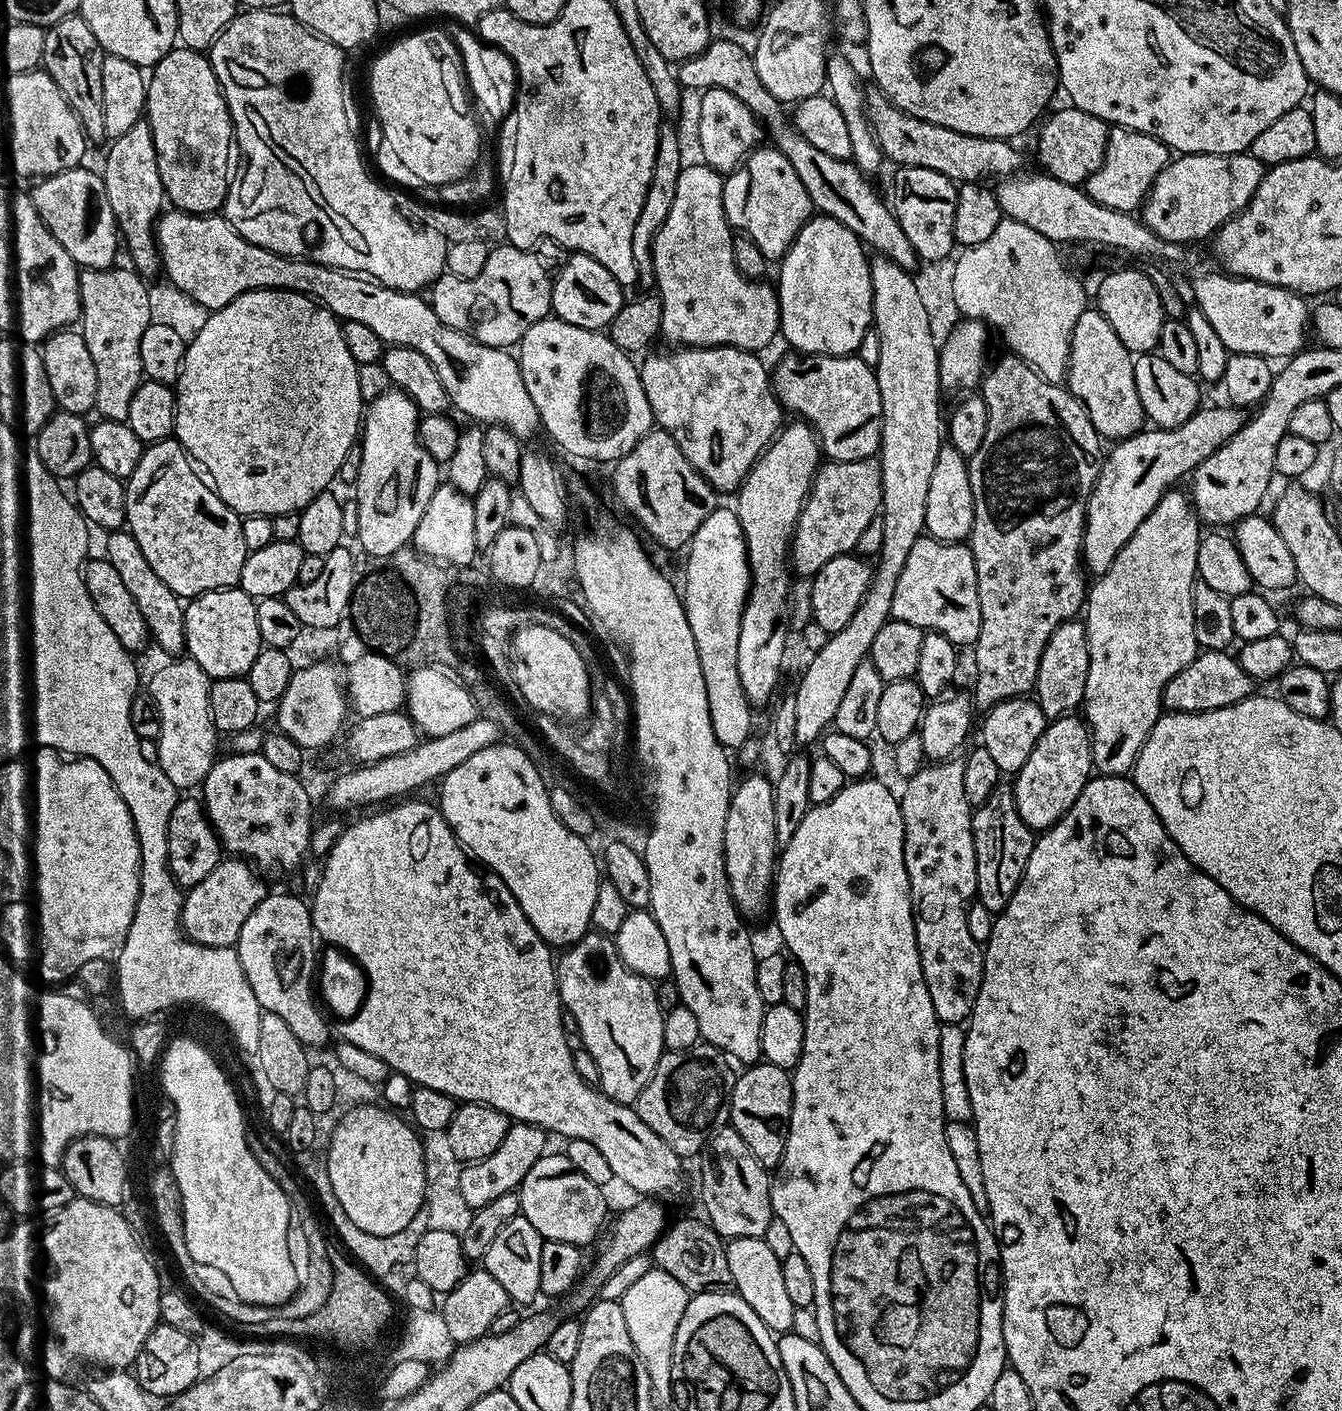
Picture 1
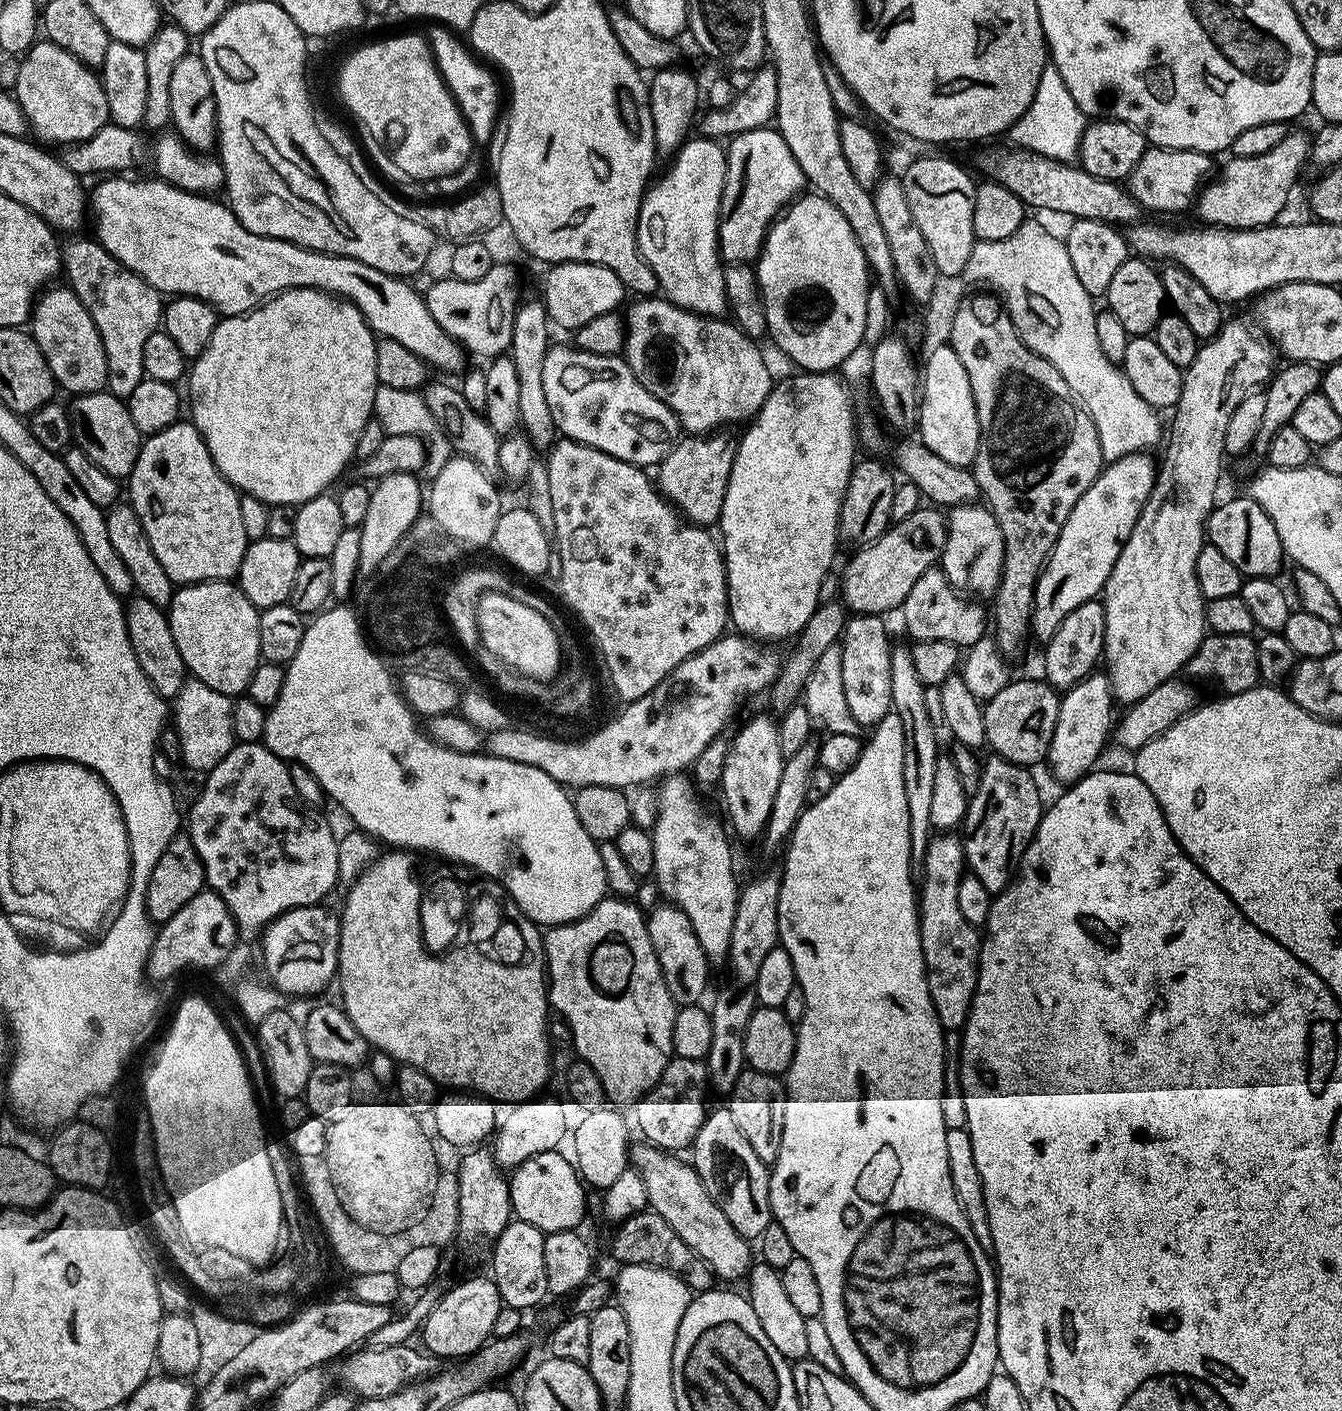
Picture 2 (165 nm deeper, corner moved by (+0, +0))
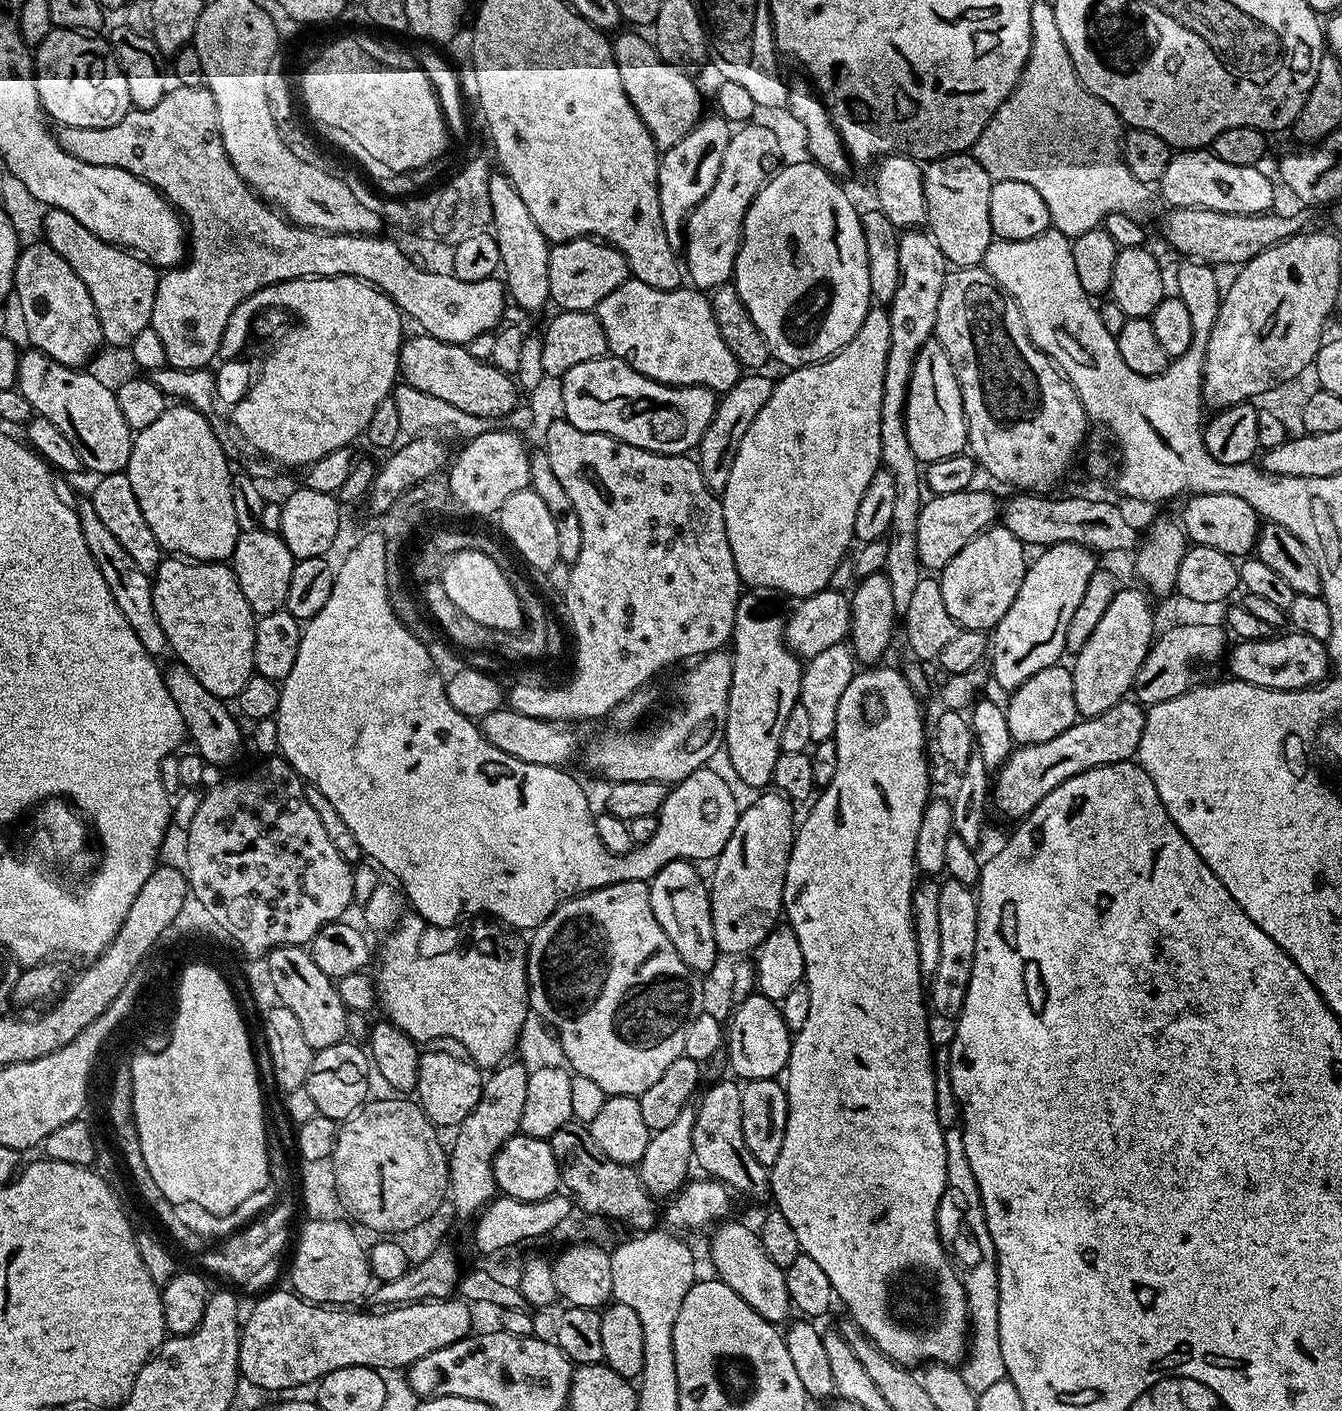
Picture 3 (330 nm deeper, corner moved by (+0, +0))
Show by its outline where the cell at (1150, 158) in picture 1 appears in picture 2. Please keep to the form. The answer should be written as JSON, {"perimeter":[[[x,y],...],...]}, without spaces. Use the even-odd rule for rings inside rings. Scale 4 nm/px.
{"perimeter":[[[1149,146],[1138,158],[1138,166],[1130,170],[1126,187],[1130,195],[1140,203],[1141,209],[1152,212],[1184,212],[1193,207],[1201,188],[1209,179],[1213,157],[1206,152],[1174,150]]]}

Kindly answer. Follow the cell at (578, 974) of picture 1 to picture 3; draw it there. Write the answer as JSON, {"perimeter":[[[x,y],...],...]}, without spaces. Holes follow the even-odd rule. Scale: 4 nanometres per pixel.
{"perimeter":[[[642,881],[618,882],[605,888],[596,888],[593,892],[583,892],[565,904],[559,904],[542,922],[539,928],[531,933],[528,949],[528,1003],[531,1011],[538,1013],[546,1025],[554,1029],[560,1044],[565,1050],[565,1058],[571,1071],[577,1076],[591,1078],[597,1086],[602,1086],[606,1095],[639,1097],[666,1071],[666,1066],[684,1054],[686,1046],[686,1030],[690,1026],[697,1007],[696,1000],[704,996],[704,984],[701,977],[686,962],[682,962],[682,954],[674,950],[674,942],[666,938],[666,930],[658,926],[658,918],[654,918],[654,910],[650,910],[650,894],[648,884]]]}

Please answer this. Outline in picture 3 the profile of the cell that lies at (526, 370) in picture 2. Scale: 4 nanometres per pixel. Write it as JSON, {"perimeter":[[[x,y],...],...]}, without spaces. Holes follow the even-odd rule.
{"perimeter":[[[493,171],[490,178],[490,210],[492,222],[490,231],[498,242],[502,280],[507,295],[524,312],[540,312],[550,304],[550,266],[548,249],[550,241],[538,230],[538,222],[526,210],[526,202],[503,172]]]}

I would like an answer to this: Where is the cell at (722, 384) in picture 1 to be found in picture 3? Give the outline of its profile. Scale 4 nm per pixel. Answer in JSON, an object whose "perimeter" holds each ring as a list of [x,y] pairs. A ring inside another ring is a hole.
{"perimeter":[[[629,278],[624,281],[622,286],[618,286],[618,290],[614,290],[610,294],[606,294],[606,298],[602,298],[602,302],[594,310],[596,317],[602,322],[602,330],[606,330],[606,342],[611,355],[618,360],[624,360],[631,368],[638,370],[638,374],[642,374],[651,380],[657,380],[663,384],[669,384],[675,388],[689,388],[690,386],[698,386],[699,388],[709,388],[711,392],[723,394],[731,390],[734,382],[738,382],[742,375],[742,369],[738,358],[734,358],[734,354],[730,354],[730,346],[726,346],[726,342],[722,342],[722,334],[718,334],[718,322],[714,322],[714,314],[712,313],[711,299],[703,291],[697,290],[691,286],[681,286],[670,290],[654,290],[654,286],[646,286],[646,282]]]}

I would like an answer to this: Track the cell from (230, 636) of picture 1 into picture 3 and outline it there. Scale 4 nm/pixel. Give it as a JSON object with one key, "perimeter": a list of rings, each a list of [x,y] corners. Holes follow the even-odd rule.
{"perimeter":[[[187,558],[161,559],[158,570],[152,576],[152,593],[154,594],[154,610],[158,614],[158,622],[162,622],[162,630],[166,630],[168,647],[171,655],[179,663],[184,664],[210,694],[228,702],[240,693],[242,686],[254,674],[254,634],[258,619],[250,602],[246,602],[246,594],[242,594],[242,586],[238,586],[231,567],[224,562],[193,562]]]}

